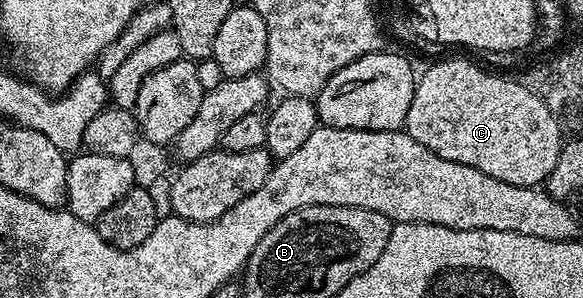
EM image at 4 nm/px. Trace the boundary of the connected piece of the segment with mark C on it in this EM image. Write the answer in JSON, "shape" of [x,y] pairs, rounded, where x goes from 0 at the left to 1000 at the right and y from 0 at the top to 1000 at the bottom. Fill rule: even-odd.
{"shape":[[[753,201],[722,242],[695,436],[770,544],[811,557],[839,597],[902,631],[938,607],[969,480],[959,406],[921,315],[907,315],[889,265],[847,255],[801,201]]]}

